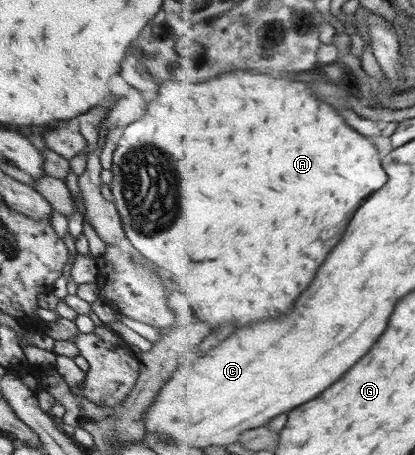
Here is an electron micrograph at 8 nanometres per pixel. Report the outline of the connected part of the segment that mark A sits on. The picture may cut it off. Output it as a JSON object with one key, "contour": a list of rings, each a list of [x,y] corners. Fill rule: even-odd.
{"contour":[[[227,72],[215,80],[207,80],[199,84],[163,81],[159,86],[158,94],[161,96],[147,103],[143,118],[124,127],[123,135],[119,138],[117,148],[113,152],[111,168],[113,182],[110,189],[120,214],[124,234],[145,260],[158,266],[170,278],[185,308],[187,324],[195,330],[195,333],[209,331],[213,324],[225,324],[225,322],[233,322],[237,326],[249,326],[255,320],[277,318],[289,312],[295,306],[299,294],[303,294],[311,286],[321,264],[325,264],[327,256],[331,254],[331,248],[335,248],[343,240],[345,236],[343,232],[347,232],[357,210],[389,182],[389,174],[383,168],[381,150],[371,138],[363,136],[359,130],[347,124],[347,120],[331,104],[321,102],[315,90],[305,82],[275,78],[275,76],[257,74],[257,72],[243,72],[243,74]],[[181,292],[195,294],[197,312],[193,312],[195,308],[189,308],[189,304],[185,304],[187,300],[181,298]]]}

